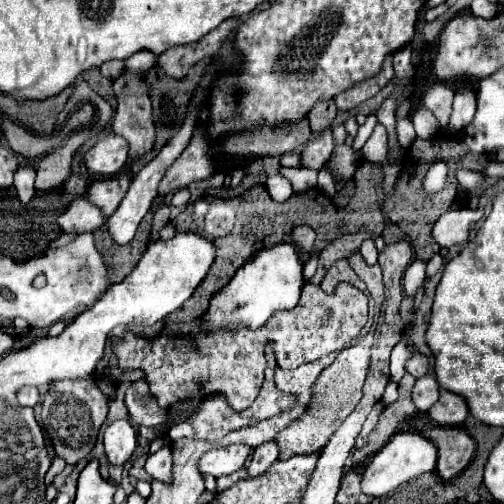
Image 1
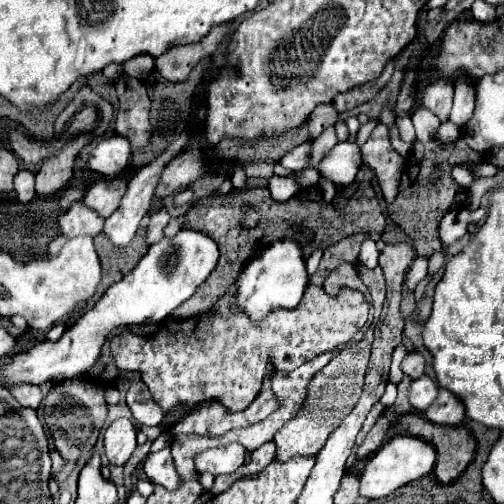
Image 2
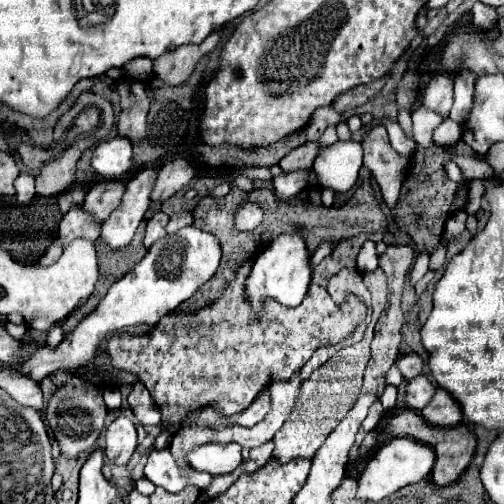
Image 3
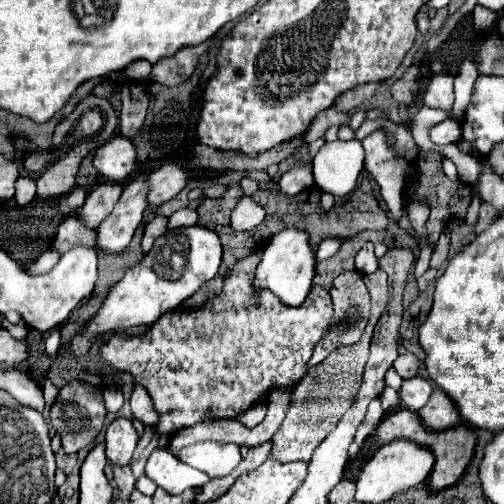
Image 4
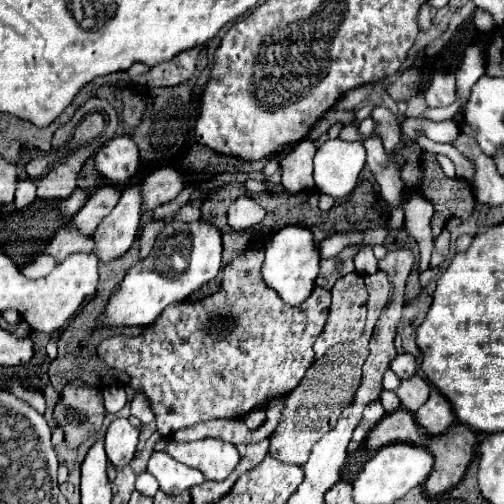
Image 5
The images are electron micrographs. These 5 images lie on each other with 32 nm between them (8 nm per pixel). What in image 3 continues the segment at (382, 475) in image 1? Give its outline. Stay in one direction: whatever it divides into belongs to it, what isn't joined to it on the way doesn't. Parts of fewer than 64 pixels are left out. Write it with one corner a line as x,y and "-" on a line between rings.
392,438
390,442
382,444
374,458
366,464
364,472
360,474
358,478
358,498
362,500
370,500
370,502
380,502
384,498
388,498
390,494
394,494
396,490
408,486
408,484
414,484
414,482
420,482
422,478
430,476
432,472
432,466
434,466
434,460
436,460
436,454
430,446
426,446
424,442
418,442
418,440
412,440
412,438

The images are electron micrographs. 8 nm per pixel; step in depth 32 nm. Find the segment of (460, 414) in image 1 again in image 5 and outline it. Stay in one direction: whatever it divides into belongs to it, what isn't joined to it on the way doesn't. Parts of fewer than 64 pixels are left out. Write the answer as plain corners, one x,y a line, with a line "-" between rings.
430,392
428,402
422,408
418,408
418,412
414,416
426,434
446,432
448,426
458,422
446,396
440,392

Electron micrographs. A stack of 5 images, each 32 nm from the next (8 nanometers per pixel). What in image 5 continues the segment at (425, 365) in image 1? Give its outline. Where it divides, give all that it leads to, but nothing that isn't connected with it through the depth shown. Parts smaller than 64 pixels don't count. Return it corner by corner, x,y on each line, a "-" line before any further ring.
402,352
402,354
398,354
398,356
392,360
390,368
404,380
404,378
412,378
412,376
416,374
416,370
418,370
418,362
416,362
416,358
414,358
412,354

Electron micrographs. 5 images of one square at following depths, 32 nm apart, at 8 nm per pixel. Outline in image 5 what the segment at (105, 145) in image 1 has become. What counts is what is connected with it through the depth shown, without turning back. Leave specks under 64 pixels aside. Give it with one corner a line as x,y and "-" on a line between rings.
116,136
94,156
96,170
110,182
124,186
138,172
138,146
130,136

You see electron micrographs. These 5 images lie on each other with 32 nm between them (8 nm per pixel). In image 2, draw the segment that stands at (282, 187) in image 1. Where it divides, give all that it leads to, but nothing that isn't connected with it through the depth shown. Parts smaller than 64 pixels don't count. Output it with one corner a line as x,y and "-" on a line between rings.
272,176
268,180
268,190
276,202
286,202
298,192
298,186
294,184
292,178
282,178
282,176

